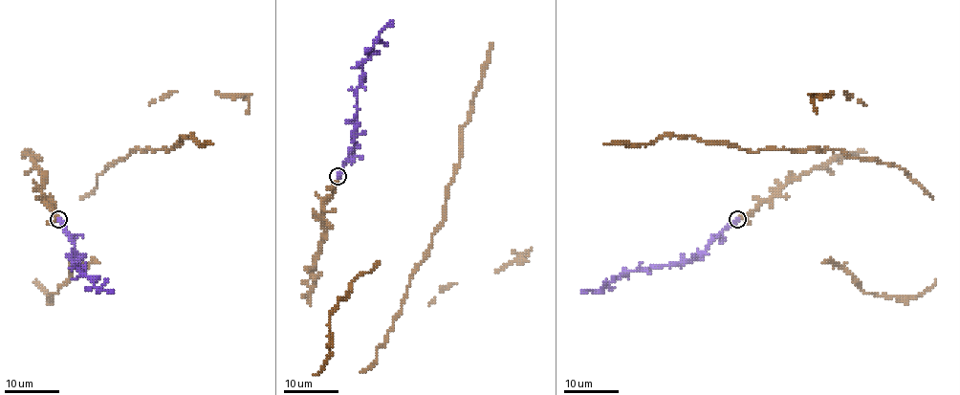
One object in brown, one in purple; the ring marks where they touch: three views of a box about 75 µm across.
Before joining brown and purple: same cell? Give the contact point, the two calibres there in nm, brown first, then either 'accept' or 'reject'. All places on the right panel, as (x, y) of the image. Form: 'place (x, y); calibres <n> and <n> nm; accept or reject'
place (737, 219); calibres 300 and 400 nm; accept

